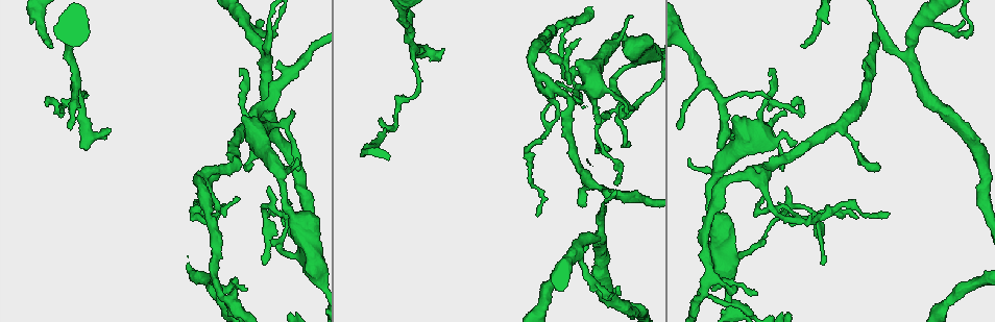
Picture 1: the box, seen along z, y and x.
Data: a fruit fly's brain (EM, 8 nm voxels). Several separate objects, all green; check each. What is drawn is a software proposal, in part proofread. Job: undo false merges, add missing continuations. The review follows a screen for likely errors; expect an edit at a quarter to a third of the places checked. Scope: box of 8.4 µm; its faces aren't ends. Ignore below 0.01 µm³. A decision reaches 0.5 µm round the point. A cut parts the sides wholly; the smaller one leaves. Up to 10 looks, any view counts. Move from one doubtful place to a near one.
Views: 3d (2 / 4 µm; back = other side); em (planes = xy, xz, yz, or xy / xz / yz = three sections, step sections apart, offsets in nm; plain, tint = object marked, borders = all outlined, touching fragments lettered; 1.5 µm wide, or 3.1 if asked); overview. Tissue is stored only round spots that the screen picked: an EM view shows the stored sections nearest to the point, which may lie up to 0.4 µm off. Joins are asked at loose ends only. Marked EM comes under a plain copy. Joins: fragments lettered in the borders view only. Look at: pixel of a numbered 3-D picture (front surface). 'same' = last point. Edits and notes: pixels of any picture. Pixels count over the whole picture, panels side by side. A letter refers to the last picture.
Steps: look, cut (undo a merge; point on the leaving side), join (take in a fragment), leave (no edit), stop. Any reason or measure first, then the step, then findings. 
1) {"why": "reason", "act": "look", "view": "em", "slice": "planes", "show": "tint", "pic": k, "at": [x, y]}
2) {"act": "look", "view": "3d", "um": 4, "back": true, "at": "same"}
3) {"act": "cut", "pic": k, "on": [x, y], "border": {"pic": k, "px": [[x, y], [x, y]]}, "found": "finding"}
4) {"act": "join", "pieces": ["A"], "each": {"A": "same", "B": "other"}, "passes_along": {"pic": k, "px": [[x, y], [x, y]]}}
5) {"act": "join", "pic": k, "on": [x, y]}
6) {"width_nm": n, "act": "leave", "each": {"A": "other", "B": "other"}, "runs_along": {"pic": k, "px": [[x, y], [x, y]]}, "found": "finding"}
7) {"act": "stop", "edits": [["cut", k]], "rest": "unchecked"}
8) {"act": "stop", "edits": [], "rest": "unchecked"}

{"why": "abrupt turn", "act": "look", "view": "em", "slice": "planes", "show": "borders", "pic": 1, "at": [62, 112]}

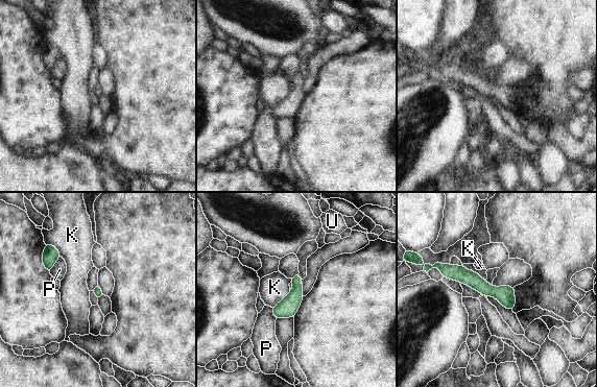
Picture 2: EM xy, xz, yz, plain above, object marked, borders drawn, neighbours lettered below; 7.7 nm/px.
{"width_nm": 60, "act": "leave", "each": {"K": "other", "P": "other", "U": "other"}, "found": "continuous, no second neuron"}

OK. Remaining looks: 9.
{"why": "abrupt turn", "act": "look", "view": "em", "slice": "planes", "show": "tint", "pic": 1, "at": [274, 30]}

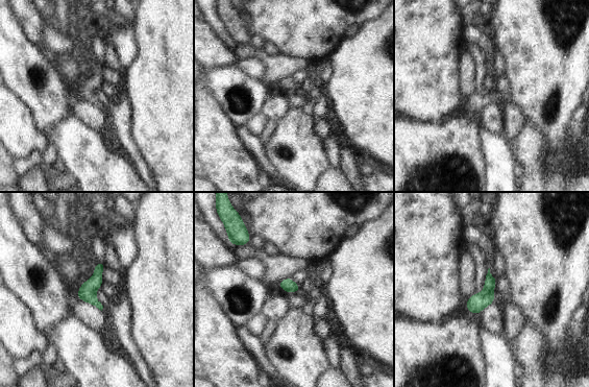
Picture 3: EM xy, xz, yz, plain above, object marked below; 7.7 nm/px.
{"act": "look", "view": "em", "slice": "planes", "show": "borders", "at": "same"}

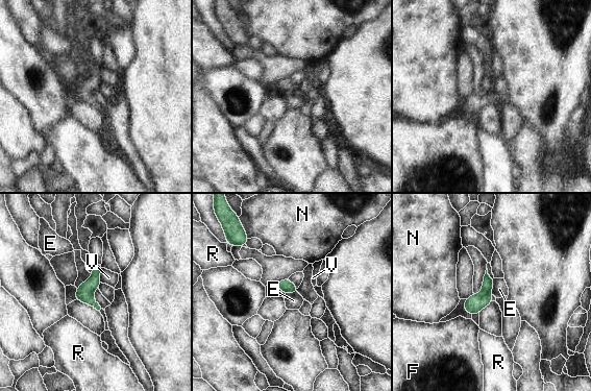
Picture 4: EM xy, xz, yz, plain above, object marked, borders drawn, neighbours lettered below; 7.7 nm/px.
{"act": "leave", "each": {"E": "other", "F": "other", "N": "other", "R": "other", "V": "other"}, "border": {"pic": 4, "px": [[494, 278], [492, 294]]}, "found": "continuous, no second neuron"}

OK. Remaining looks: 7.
{"why": "tapers out", "act": "look", "view": "em", "slice": "yz", "step": 4, "show": "borders", "pic": 1, "at": [294, 113]}

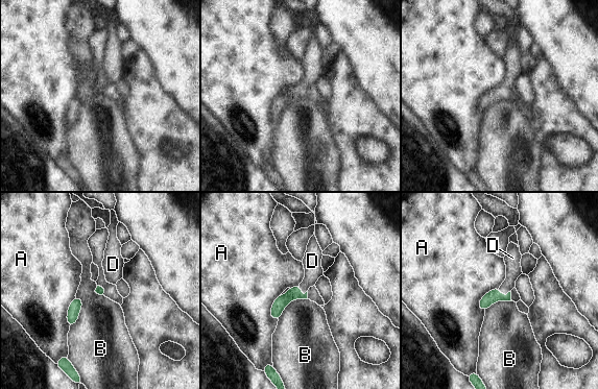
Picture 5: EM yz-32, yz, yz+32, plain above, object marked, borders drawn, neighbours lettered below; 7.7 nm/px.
{"act": "join", "pieces": ["D"], "each": {"A": "other", "B": "other", "D": "same"}, "passes_along": {"pic": 5, "px": [[494, 295], [503, 295], [513, 270]]}, "found": "the neuron continues"}

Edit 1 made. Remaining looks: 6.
{"why": "branch point", "act": "look", "view": "em", "slice": "planes", "show": "borders", "pic": 1, "at": [619, 110]}

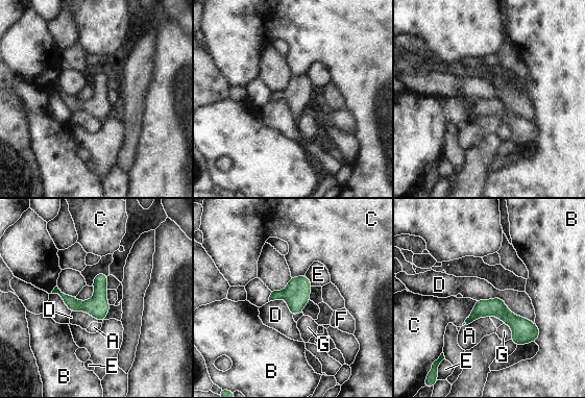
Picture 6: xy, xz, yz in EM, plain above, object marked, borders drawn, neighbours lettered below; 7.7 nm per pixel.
{"width_nm": 140, "longest_contact_nm": ["D", 480], "act": "leave", "each": {"A": "other", "B": "other", "C": "other", "D": "other", "E": "other", "F": "other", "G": "other"}, "found": "all the same neuron"}

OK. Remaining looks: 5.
{"act": "stop", "edits": [["join", 5]], "rest": "unchecked"}

